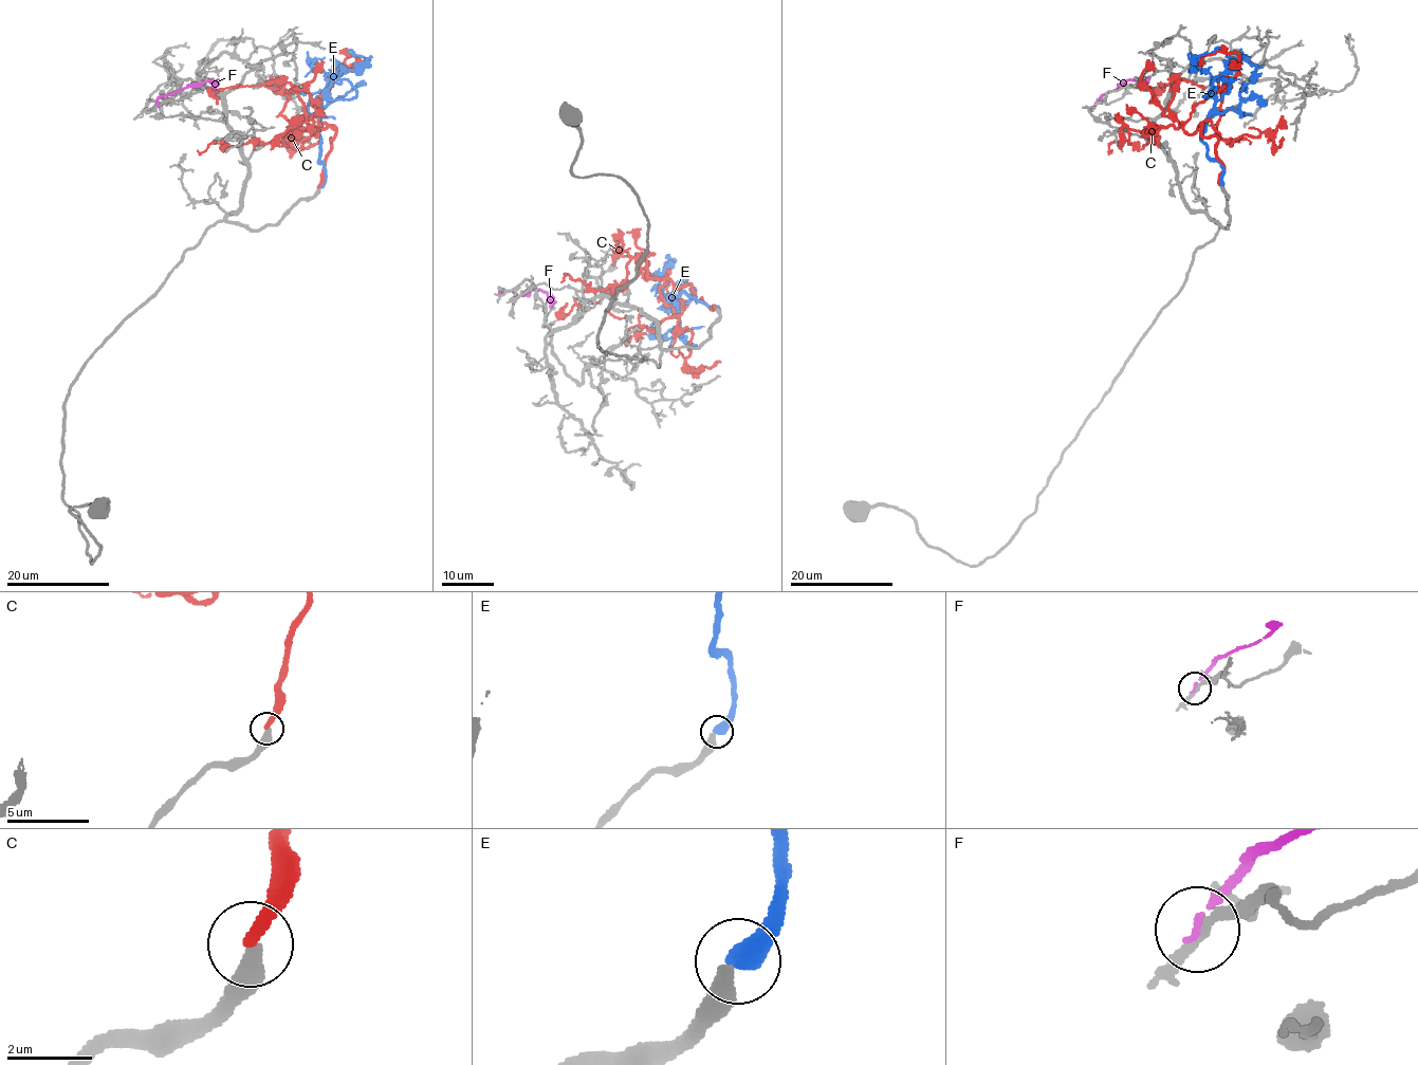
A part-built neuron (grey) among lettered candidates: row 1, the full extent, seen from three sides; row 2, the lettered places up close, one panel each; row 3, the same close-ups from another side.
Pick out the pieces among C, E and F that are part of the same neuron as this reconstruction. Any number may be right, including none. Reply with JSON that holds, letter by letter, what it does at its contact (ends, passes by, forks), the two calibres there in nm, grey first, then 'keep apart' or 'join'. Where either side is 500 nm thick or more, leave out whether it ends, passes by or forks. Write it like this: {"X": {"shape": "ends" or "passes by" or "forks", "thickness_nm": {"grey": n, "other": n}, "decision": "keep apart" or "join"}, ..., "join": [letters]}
{"C": {"shape": "ends", "thickness_nm": {"grey": 420, "other": 320}, "decision": "keep apart"}, "E": {"thickness_nm": {"grey": 440, "other": 550}, "decision": "keep apart"}, "F": {"shape": "ends", "thickness_nm": {"grey": 200, "other": 170}, "decision": "keep apart"}, "join": []}

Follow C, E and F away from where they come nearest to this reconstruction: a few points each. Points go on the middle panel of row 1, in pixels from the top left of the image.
C: (716, 308), (691, 283), (649, 278), (636, 257), (619, 286), (594, 292), (567, 274), (562, 282)
E: (717, 309), (684, 292), (674, 295), (679, 327), (669, 330), (678, 327), (680, 333), (661, 338), (651, 326)
F: (500, 289), (500, 293), (511, 291), (518, 295), (542, 290), (555, 303)

